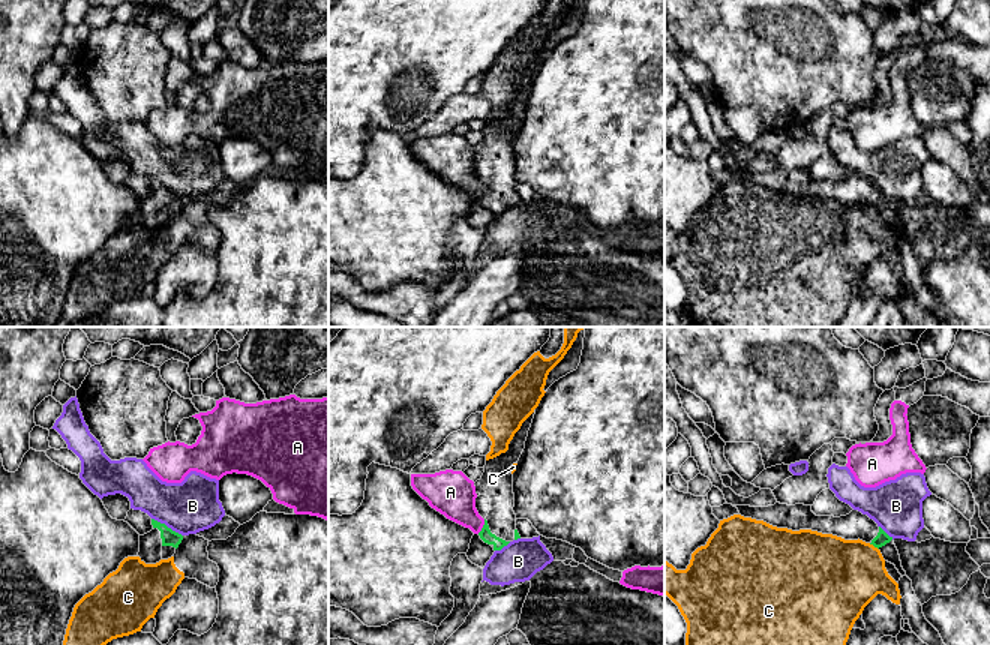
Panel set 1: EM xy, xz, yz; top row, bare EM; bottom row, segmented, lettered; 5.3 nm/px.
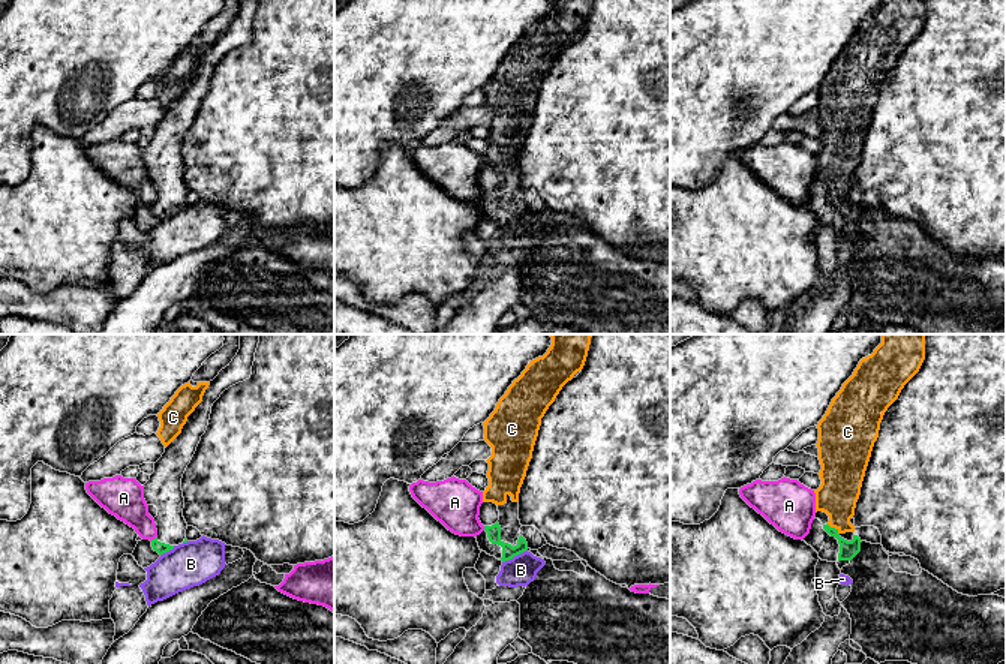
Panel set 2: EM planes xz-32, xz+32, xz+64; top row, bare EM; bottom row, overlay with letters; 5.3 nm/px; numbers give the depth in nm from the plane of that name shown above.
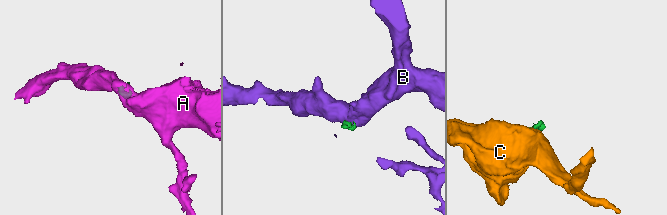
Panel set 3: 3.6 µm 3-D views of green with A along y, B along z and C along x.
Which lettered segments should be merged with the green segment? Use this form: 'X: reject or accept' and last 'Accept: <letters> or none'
A: reject
B: reject
C: reject
Accept: none

